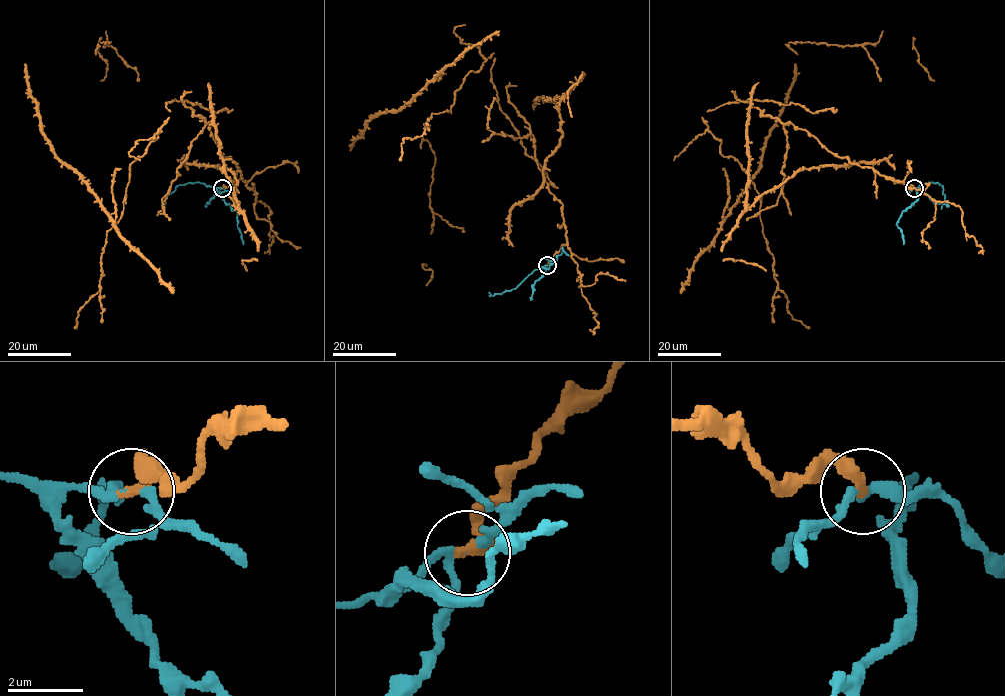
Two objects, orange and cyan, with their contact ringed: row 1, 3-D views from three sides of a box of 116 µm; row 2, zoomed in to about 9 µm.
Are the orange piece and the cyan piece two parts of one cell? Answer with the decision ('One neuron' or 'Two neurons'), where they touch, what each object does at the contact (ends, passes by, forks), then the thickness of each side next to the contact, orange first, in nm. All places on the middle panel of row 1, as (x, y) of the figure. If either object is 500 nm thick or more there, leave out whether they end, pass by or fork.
Two neurons. Place: (547, 265). At the ring orange ends. At the ring cyan forks. Thickness 320 nm (orange) against 190 nm

